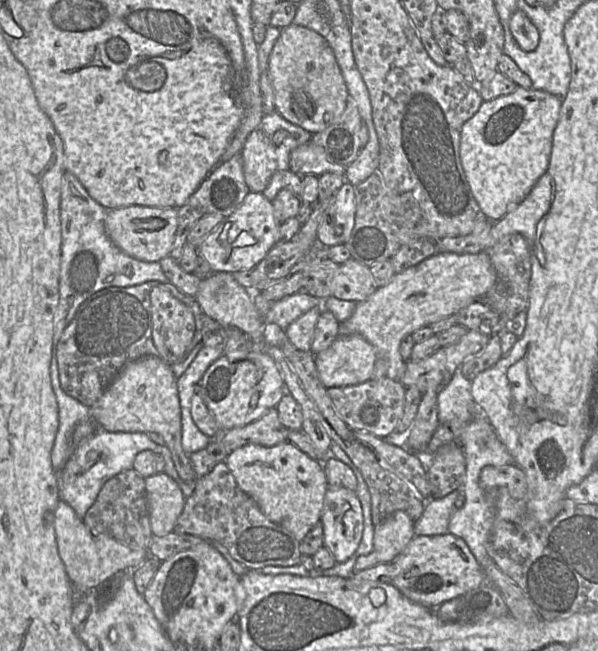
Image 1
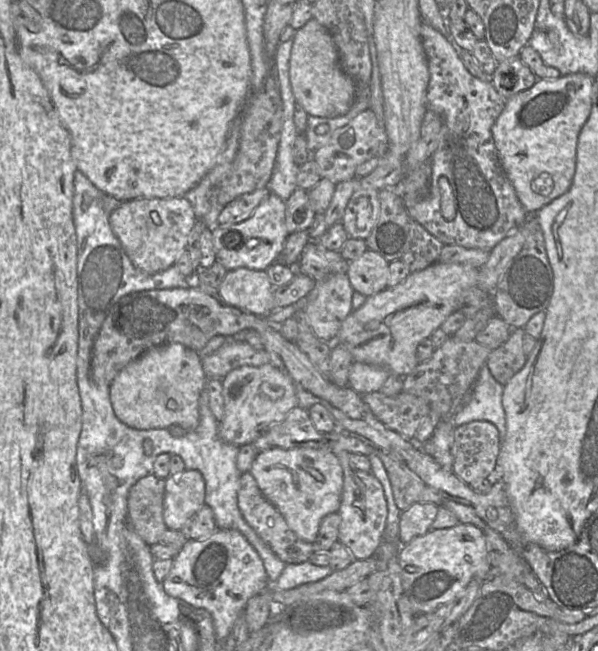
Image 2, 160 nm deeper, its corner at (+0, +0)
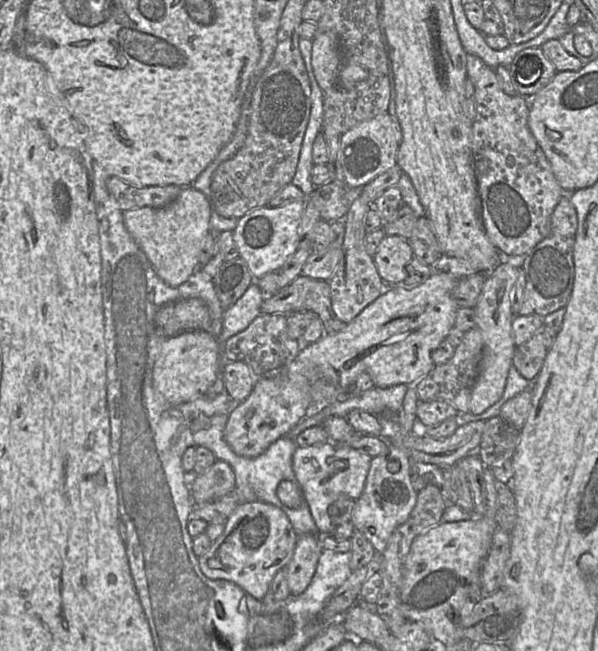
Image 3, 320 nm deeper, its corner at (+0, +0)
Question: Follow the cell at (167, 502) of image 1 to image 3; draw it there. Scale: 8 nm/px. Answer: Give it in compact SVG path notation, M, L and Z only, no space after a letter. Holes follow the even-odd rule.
M217 460L202 473L190 477L190 491L194 506L224 497L233 491L234 486L234 471L222 460Z

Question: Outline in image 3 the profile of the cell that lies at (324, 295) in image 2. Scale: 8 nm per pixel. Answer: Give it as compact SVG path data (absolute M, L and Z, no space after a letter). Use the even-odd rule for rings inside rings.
M395 167L366 184L359 195L350 203L344 220L341 220L345 221L343 257L327 283L330 287L333 315L344 324L350 323L365 307L389 289L389 286L382 280L377 271L373 256L370 256L365 250L364 240L367 235L365 221L371 203L381 196L385 190L396 186L402 174L402 171Z

